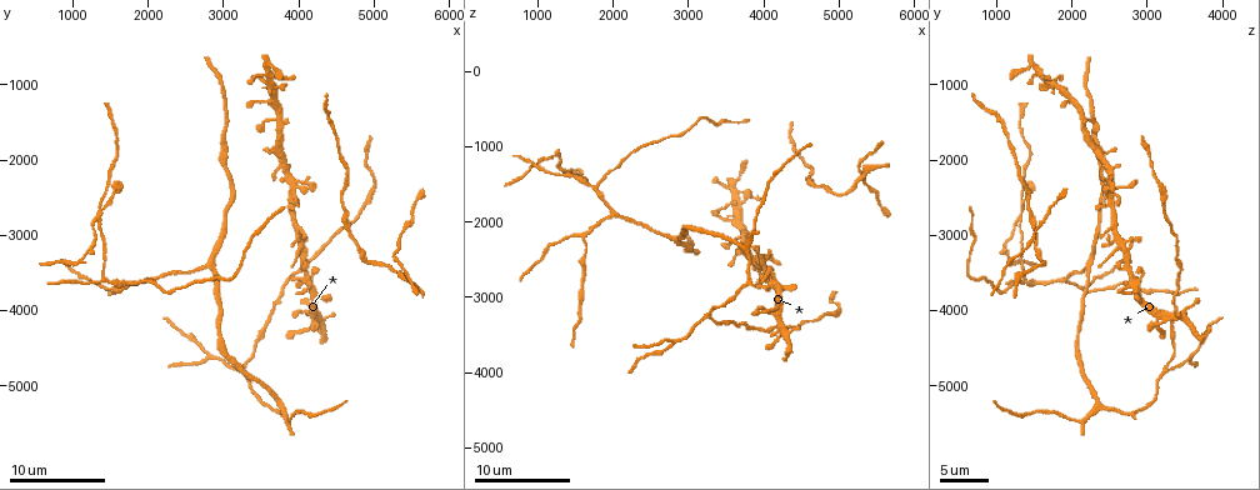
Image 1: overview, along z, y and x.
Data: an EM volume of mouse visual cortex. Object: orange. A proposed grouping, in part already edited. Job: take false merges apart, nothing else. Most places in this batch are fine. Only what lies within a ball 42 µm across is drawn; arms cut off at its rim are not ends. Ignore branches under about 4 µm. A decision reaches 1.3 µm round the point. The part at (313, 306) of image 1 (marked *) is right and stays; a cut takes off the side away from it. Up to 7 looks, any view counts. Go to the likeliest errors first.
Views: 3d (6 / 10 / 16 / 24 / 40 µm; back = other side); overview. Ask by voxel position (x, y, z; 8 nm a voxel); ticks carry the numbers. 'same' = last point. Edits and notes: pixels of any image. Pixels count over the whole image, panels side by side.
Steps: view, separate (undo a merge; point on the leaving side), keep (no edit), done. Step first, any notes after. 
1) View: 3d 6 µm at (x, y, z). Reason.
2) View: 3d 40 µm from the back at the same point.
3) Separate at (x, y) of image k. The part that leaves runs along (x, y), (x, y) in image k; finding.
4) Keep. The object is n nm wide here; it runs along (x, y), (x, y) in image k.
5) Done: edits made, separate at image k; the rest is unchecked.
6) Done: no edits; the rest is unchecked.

View: 3d 6 µm at (1600, 3750, 2200). Three arms meet.

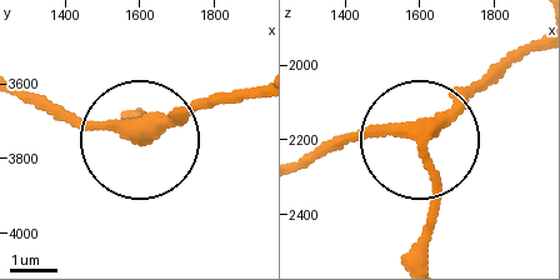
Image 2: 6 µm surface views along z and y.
Keep. The object is 250 nm wide here; it runs along (255, 89), (135, 136), (33, 104) in image 2; one neuron here.

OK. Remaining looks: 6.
View: 3d 10 µm at (1300, 2800, 1300). Branch point.

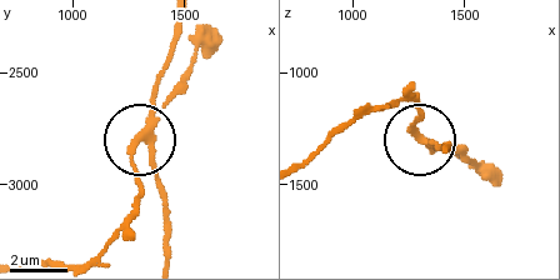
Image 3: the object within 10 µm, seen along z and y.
Separate at (135, 175) of image 3. The side arm is 11 µm long; 3 arms meet here; two neurons meet here.

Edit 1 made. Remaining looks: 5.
View: 3d 10 µm at (1750, 3650, 1550). Side arm on a straight run.

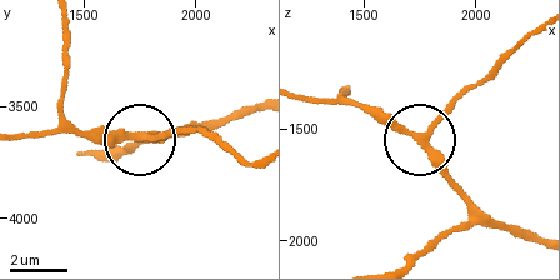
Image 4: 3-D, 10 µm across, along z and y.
Keep. It runs along (254, 105), (133, 141), (56, 134) in image 4; continuous, no second neuron.

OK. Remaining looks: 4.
Done: edits made, separate at image 3; the rest is unchecked.

